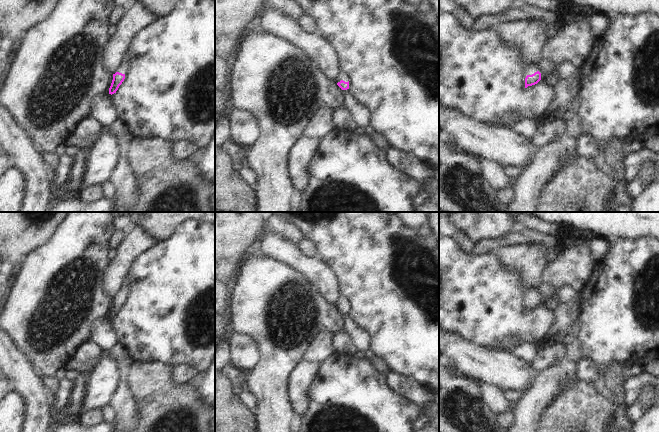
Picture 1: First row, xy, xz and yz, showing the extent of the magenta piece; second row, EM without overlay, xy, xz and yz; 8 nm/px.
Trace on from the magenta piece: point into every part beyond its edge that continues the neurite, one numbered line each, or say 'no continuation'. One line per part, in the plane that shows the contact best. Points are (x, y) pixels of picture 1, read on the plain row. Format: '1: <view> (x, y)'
1: yz (530, 294)

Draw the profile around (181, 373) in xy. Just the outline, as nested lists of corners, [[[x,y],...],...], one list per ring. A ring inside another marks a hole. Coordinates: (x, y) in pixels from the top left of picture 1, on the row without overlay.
[[[188,364],[172,366],[172,380],[177,384],[188,383],[197,373],[198,370]]]

